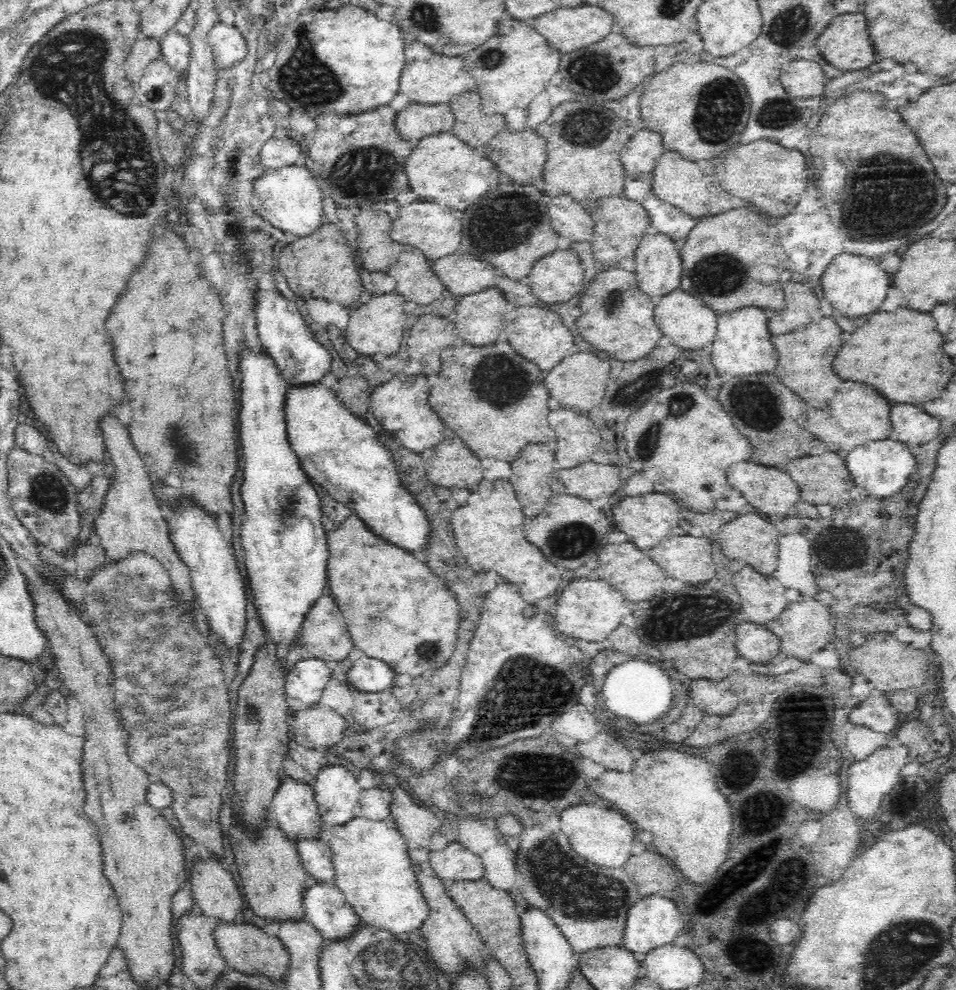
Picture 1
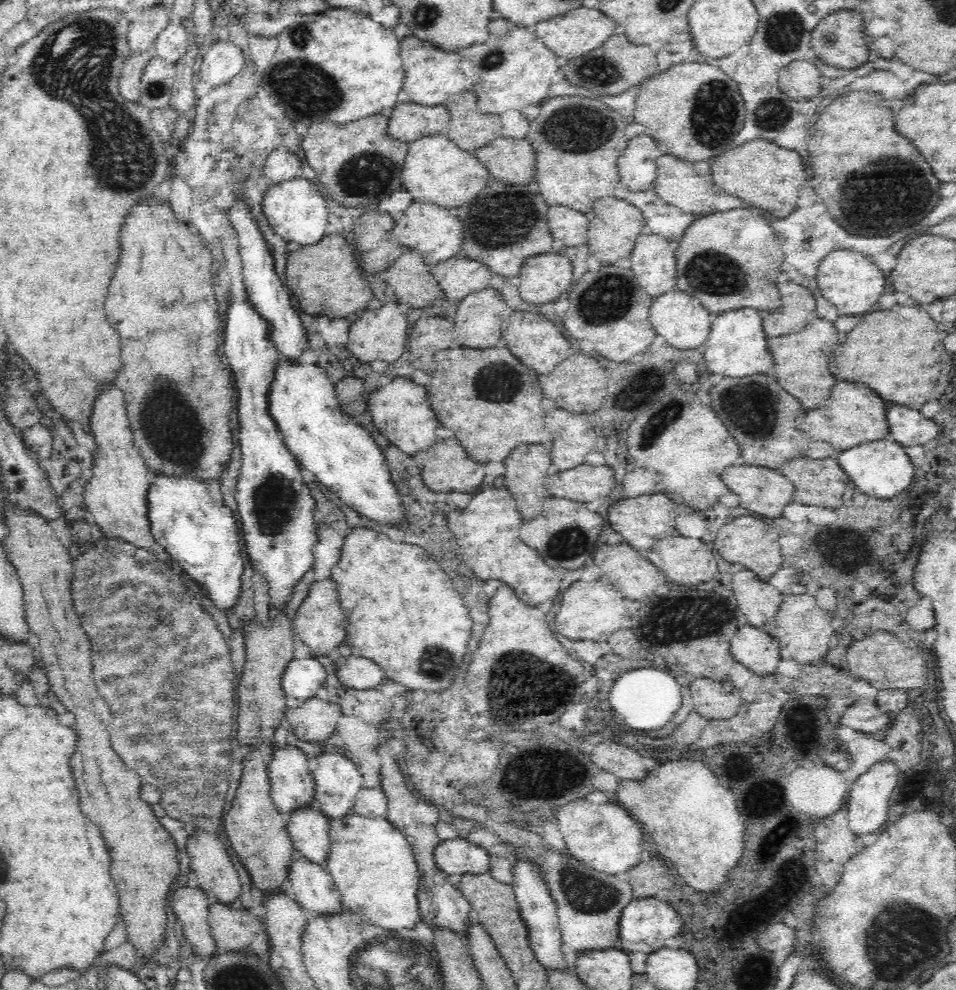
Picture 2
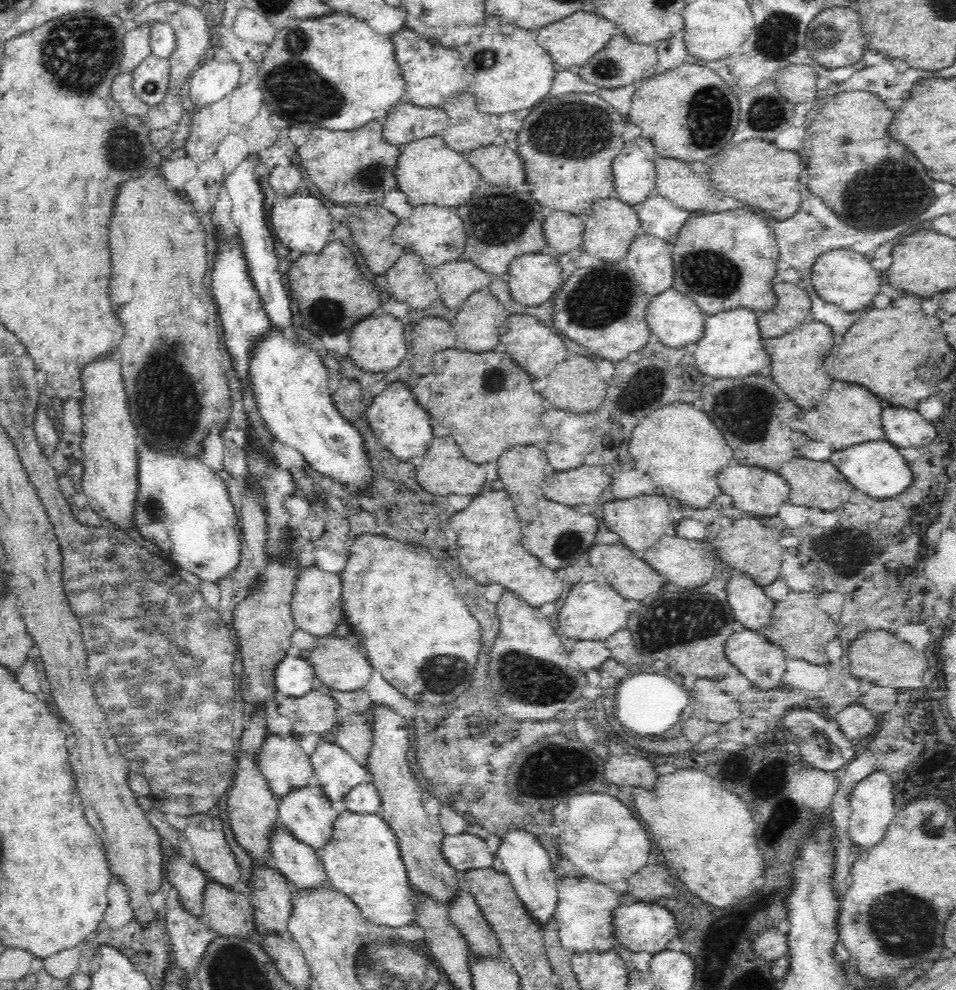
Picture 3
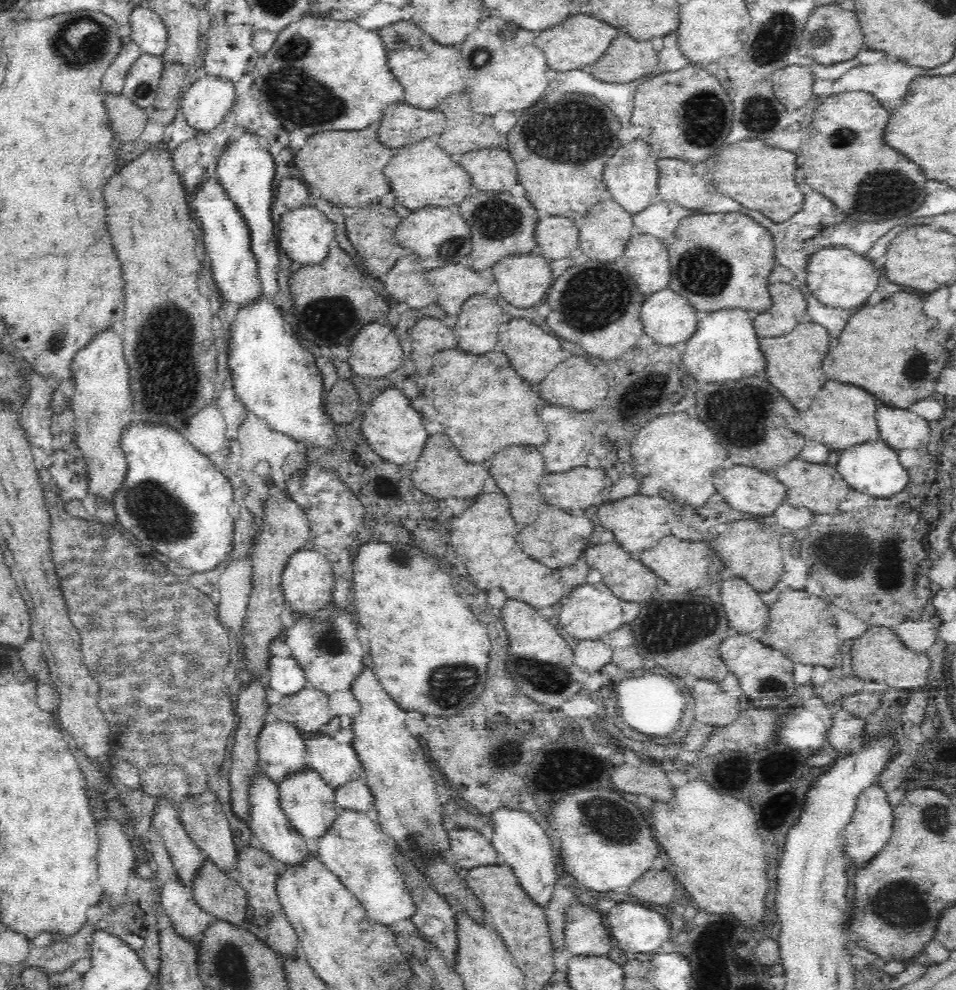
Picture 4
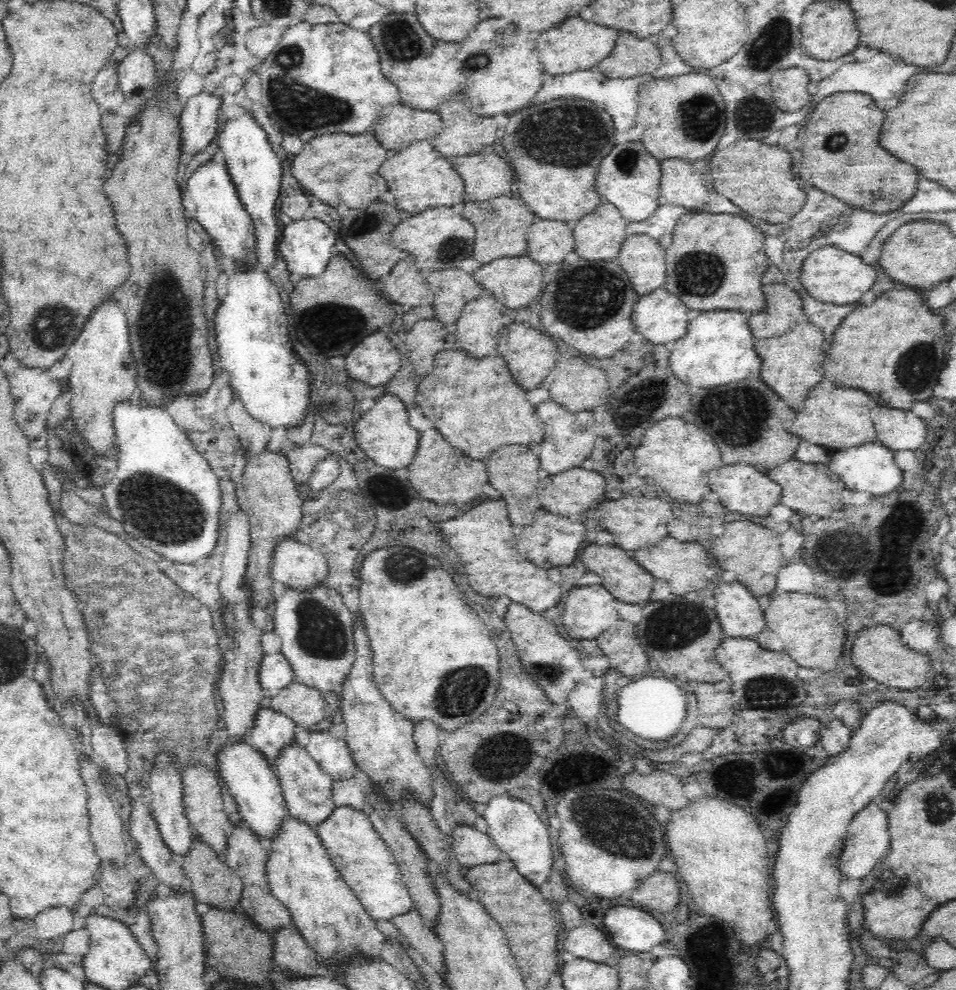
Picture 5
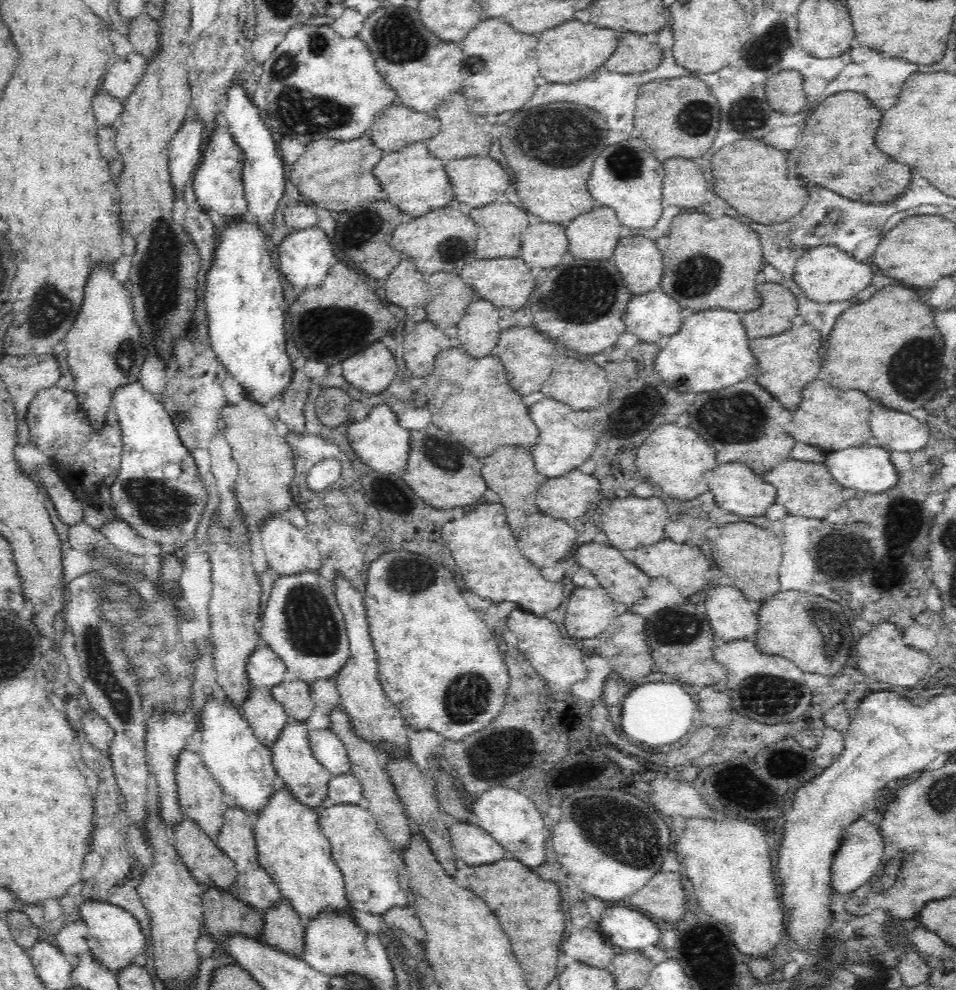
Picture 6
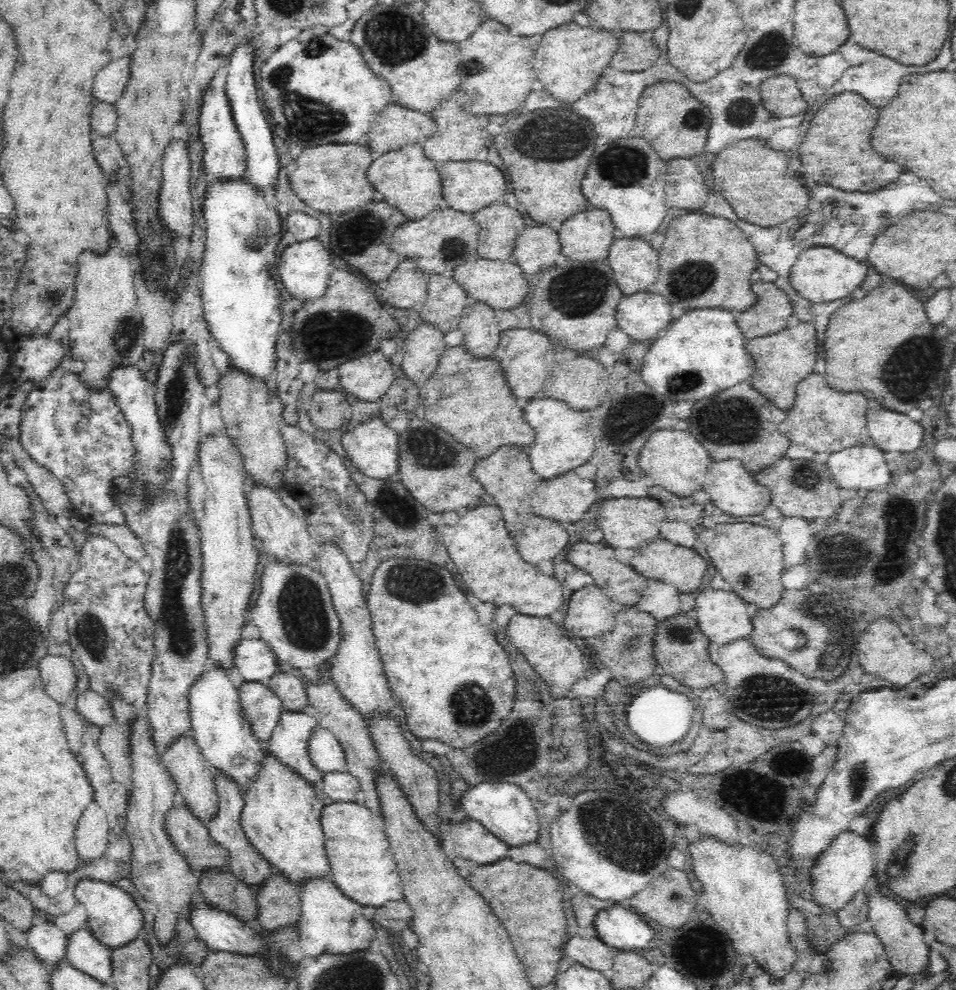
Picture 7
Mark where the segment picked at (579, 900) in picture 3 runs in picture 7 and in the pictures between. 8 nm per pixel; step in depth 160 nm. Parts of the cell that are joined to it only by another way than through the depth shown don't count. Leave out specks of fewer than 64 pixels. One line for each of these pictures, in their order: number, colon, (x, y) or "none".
4: (587, 934)
5: (587, 941)
6: (588, 946)
7: (591, 952)

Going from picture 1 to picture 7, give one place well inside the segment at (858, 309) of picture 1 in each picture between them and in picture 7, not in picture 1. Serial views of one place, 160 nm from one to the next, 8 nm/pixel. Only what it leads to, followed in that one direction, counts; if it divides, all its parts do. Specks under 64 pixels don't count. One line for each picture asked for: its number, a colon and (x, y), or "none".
2: (850, 282)
3: (844, 277)
4: (838, 277)
5: (829, 274)
6: (827, 274)
7: (821, 274)

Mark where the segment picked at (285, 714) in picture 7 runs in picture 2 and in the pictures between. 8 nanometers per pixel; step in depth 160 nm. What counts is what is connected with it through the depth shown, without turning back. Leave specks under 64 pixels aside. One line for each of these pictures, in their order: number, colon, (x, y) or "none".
2: (308, 828)
3: (308, 816)
4: (309, 803)
5: (308, 791)
6: (297, 769)

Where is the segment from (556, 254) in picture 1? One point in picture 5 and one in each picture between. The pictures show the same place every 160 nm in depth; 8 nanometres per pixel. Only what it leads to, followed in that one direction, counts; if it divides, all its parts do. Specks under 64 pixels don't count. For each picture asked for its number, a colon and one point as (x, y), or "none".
2: (548, 277)
3: (533, 278)
4: (524, 279)
5: (515, 282)

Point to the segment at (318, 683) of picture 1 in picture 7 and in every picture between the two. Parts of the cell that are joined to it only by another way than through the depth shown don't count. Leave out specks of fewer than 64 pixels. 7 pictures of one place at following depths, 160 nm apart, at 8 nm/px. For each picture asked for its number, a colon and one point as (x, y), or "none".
2: (303, 678)
3: (295, 677)
4: (287, 676)
5: (276, 672)
6: (265, 668)
7: (255, 660)

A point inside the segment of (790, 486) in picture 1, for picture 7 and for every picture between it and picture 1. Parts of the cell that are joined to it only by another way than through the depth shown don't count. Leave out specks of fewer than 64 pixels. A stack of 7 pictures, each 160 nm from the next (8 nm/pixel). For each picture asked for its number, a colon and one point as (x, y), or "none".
2: (763, 490)
3: (755, 489)
4: (748, 489)
5: (742, 488)
6: (737, 488)
7: (733, 489)

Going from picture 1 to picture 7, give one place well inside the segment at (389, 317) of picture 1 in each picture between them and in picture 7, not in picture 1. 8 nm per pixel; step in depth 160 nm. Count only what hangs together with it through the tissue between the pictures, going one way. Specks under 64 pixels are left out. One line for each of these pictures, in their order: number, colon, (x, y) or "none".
2: (381, 334)
3: (378, 344)
4: (375, 351)
5: (375, 360)
6: (373, 369)
7: (368, 377)

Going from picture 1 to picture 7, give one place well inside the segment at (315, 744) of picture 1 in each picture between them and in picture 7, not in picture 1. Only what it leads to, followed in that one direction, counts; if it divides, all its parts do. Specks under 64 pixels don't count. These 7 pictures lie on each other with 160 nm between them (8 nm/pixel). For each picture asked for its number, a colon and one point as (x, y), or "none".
2: (315, 721)
3: (315, 713)
4: (308, 710)
5: (305, 705)
6: (294, 696)
7: (292, 690)

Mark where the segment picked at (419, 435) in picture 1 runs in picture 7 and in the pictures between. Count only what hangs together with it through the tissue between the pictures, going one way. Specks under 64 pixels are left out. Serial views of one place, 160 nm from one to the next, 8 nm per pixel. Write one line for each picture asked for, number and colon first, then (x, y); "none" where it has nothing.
2: (400, 409)
3: (401, 424)
4: (392, 426)
5: (384, 431)
6: (381, 442)
7: (373, 447)

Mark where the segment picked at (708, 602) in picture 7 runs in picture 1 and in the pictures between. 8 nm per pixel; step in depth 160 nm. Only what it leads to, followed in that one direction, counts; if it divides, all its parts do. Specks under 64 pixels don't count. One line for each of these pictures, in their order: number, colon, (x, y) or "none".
1: (762, 597)
2: (757, 600)
3: (751, 606)
4: (747, 613)
5: (741, 616)
6: (731, 617)

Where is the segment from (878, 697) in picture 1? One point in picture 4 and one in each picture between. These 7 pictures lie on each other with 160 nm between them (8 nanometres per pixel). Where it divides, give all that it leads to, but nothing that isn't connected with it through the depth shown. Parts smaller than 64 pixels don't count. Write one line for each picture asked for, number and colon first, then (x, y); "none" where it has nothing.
2: (865, 715)
3: (856, 722)
4: (846, 726)

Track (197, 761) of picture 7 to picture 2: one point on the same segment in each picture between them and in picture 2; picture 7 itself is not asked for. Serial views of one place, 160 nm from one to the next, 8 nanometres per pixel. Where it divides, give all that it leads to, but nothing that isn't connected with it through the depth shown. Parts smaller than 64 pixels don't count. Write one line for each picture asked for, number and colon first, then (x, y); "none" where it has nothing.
2: (216, 877)
3: (213, 856)
4: (205, 823)
5: (202, 798)
6: (200, 795)

